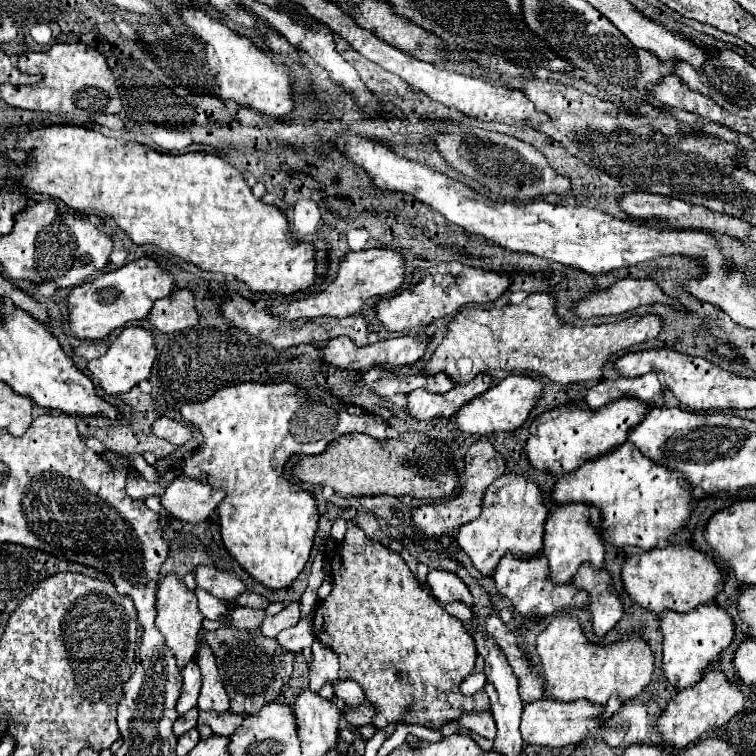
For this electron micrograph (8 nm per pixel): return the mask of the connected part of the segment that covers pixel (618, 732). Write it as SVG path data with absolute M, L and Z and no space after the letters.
M542 698L538 702L532 702L524 706L522 712L522 740L528 744L538 744L538 746L550 746L550 748L566 748L582 742L584 738L594 738L602 740L608 746L620 746L626 734L626 726L618 724L614 728L606 728L604 722L600 722L600 716L604 714L604 706L592 704L590 700L576 700L576 702L558 702L552 698Z

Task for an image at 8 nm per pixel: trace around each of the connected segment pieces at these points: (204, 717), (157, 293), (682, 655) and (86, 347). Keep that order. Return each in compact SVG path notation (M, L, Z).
M200 712L198 724L208 724L208 726L214 730L214 734L220 734L220 736L232 736L246 716L248 716L248 714L232 714L232 712L224 712L224 716L216 716L214 712Z
M140 258L134 260L118 270L106 272L94 282L84 282L82 286L76 286L68 296L70 306L70 328L78 338L88 340L102 340L116 328L126 326L134 320L144 320L152 304L158 298L168 296L174 290L174 278L160 268L160 264L152 258Z
M714 602L700 604L696 610L688 614L676 614L676 612L664 612L660 616L662 624L660 630L664 634L664 676L670 684L678 684L678 688L688 688L696 682L700 682L700 676L708 668L708 664L718 658L718 654L730 646L734 640L734 622L732 616L716 606Z
M84 342L74 352L76 356L82 356L84 360L94 360L94 358L100 358L106 350L108 350L106 342Z

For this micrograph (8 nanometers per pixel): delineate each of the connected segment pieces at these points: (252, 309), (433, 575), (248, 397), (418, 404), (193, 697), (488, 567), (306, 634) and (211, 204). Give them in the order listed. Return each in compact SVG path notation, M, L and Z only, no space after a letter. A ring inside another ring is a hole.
M234 294L232 298L228 298L228 302L222 304L222 314L226 320L230 320L234 326L246 330L250 336L258 338L260 342L266 342L266 344L272 344L276 350L284 350L284 348L290 348L290 346L296 346L296 344L318 344L318 346L324 346L330 338L336 338L336 336L350 336L354 340L354 344L360 344L360 346L366 346L368 344L368 322L364 320L364 316L353 315L346 318L328 318L328 316L322 316L322 318L316 318L316 320L280 320L272 314L268 314L266 310L258 310L256 304L240 294Z
M430 570L428 572L428 584L432 586L434 598L440 600L440 602L448 604L448 602L460 600L460 602L472 606L472 594L470 594L468 586L454 572Z
M240 382L220 386L216 392L204 388L204 402L190 402L182 408L182 418L196 424L204 436L204 446L200 450L200 470L212 488L226 490L226 498L218 506L220 530L226 550L238 560L238 564L258 582L268 588L290 586L310 558L314 546L314 536L318 530L320 512L316 508L314 496L298 484L284 478L284 464L294 454L322 454L340 434L370 434L378 440L386 438L386 426L374 416L346 406L338 396L332 394L330 386L320 388L300 388L292 382Z
M488 374L476 376L476 380L468 384L458 384L446 394L432 394L428 390L416 390L408 394L408 412L416 420L430 420L430 418L452 418L464 404L480 396L492 386L492 378Z
M188 662L180 672L182 672L182 678L184 678L184 686L182 686L182 696L178 700L178 712L182 716L190 708L196 706L202 682L200 682L200 670L198 670L196 662Z
M506 472L500 476L484 496L484 506L480 518L460 526L454 534L458 546L472 558L474 566L490 576L498 566L500 558L506 552L512 552L520 558L532 558L542 552L542 536L544 536L544 522L548 518L548 508L544 506L542 490L528 482L522 474Z
M312 614L302 618L298 622L296 628L288 628L288 630L282 630L276 640L280 642L282 648L286 650L292 650L292 652L302 652L304 648L310 648L316 640L314 632L312 632Z
M46 126L28 134L18 136L18 144L20 148L28 154L28 162L24 164L24 168L14 168L12 176L16 180L22 182L24 188L32 190L32 192L40 192L40 194L48 194L54 200L64 202L68 208L82 212L82 214L106 214L110 218L116 220L116 224L132 238L132 242L136 244L156 244L162 250L180 256L186 262L196 264L202 270L208 272L220 272L220 274L232 274L238 280L242 280L244 284L248 284L248 288L252 292L276 292L276 294L294 294L294 292L306 292L308 288L312 288L316 284L316 248L308 242L300 242L296 238L292 238L290 230L288 230L288 220L286 214L270 204L264 204L262 200L256 200L256 196L252 194L252 188L246 184L244 176L230 166L226 160L222 160L216 154L208 154L208 152L188 152L188 154L180 154L180 156L170 156L170 154L162 154L156 152L144 144L138 142L126 142L126 140L116 140L116 138L106 138L102 136L98 130L90 130L90 128L82 128L82 126Z

